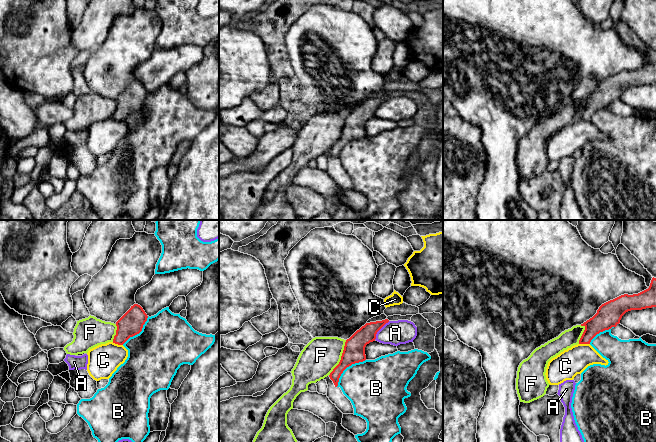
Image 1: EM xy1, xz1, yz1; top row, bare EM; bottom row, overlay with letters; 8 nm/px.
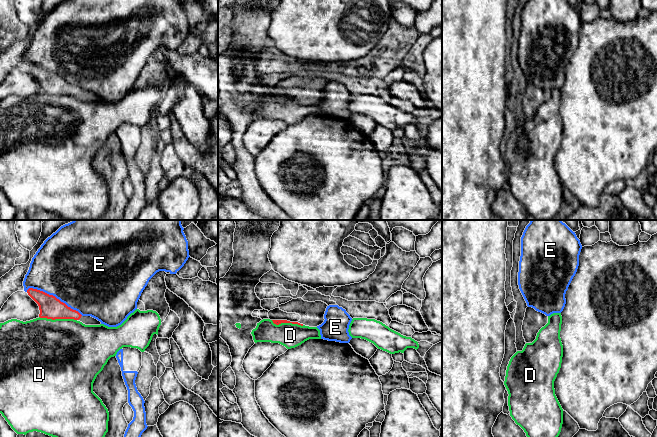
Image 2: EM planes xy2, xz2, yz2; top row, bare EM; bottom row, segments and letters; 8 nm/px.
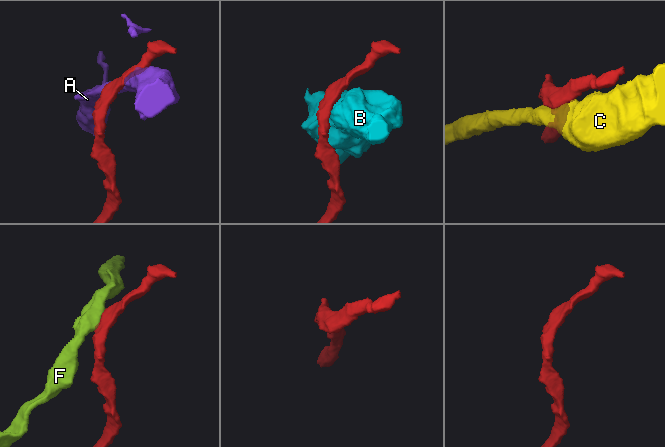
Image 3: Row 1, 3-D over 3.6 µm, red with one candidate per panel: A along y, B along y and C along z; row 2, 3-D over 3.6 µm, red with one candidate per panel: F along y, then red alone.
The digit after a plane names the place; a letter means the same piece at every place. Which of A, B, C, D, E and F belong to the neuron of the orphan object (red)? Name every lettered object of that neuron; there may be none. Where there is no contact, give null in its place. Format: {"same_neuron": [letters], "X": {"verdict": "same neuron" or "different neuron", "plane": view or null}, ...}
{"same_neuron": [], "A": {"verdict": "different neuron", "plane": "xz1"}, "B": {"verdict": "different neuron", "plane": "xz1"}, "C": {"verdict": "different neuron", "plane": "yz1"}, "D": {"verdict": "different neuron", "plane": "xy2"}, "E": {"verdict": "different neuron", "plane": "xy2"}, "F": {"verdict": "different neuron", "plane": "xz1"}}

